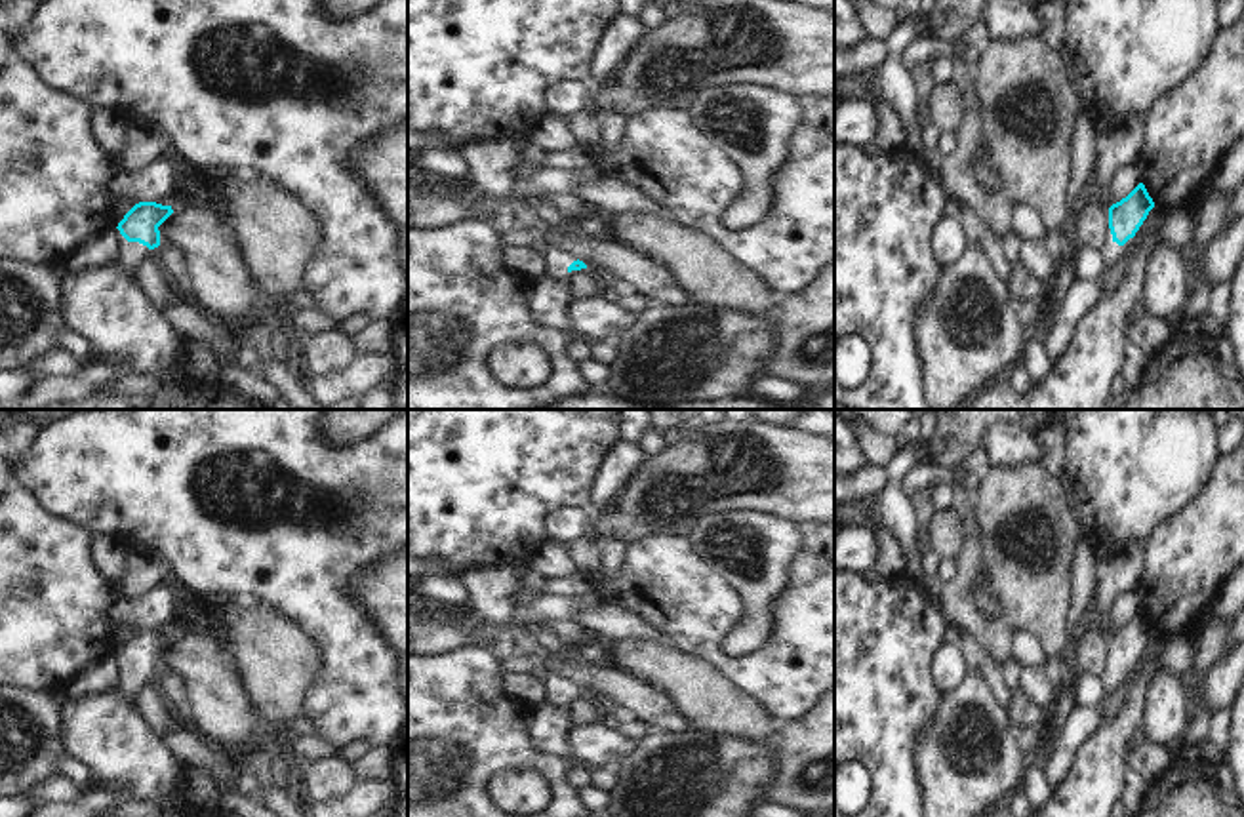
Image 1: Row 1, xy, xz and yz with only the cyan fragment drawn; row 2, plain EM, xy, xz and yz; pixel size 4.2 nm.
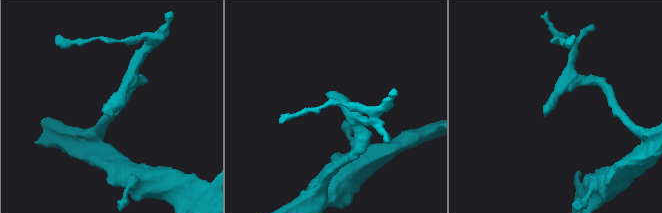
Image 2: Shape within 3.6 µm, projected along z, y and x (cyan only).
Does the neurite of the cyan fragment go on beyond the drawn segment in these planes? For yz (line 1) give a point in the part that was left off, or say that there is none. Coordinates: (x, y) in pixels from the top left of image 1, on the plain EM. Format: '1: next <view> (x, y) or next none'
1: next yz (1111, 678)

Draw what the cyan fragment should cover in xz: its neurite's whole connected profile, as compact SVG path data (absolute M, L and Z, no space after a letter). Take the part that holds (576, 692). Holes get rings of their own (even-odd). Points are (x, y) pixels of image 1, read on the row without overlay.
M549 680L547 699L556 699L556 701L564 703L566 699L581 697L581 695L587 695L587 691L572 682Z

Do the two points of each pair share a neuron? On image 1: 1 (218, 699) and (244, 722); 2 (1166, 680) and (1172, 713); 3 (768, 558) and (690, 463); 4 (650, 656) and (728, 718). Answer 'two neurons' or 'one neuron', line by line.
1: one neuron
2: one neuron
3: two neurons
4: one neuron

